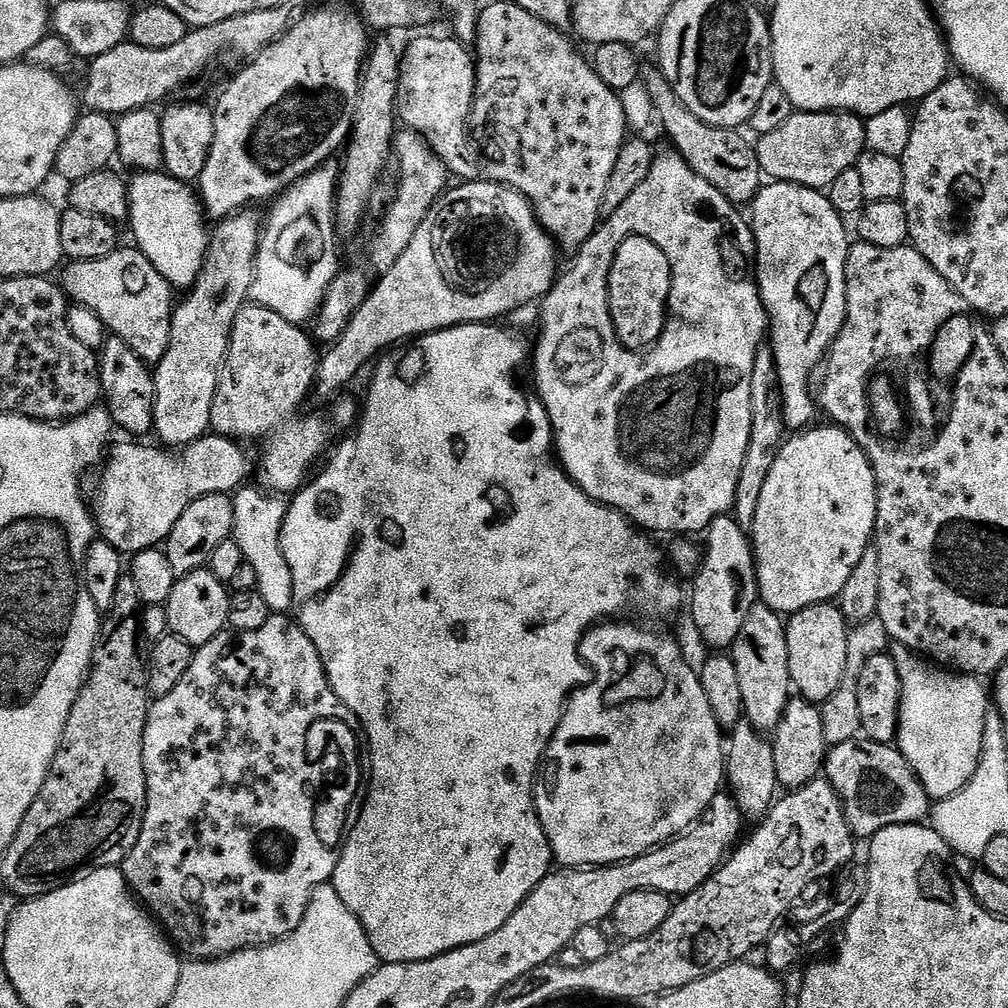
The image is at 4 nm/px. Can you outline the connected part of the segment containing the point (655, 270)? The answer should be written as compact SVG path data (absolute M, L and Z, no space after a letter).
M629 236L620 243L610 260L608 269L608 311L612 314L612 326L616 330L616 338L626 348L647 350L656 343L656 339L664 329L664 317L668 311L668 295L672 289L672 271L670 262L654 242L641 236Z

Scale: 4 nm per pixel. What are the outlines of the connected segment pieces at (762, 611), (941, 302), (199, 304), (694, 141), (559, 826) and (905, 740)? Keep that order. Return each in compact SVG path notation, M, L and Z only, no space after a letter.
M757 602L750 614L746 614L746 622L742 622L742 630L738 630L738 638L732 643L730 655L734 670L738 670L743 719L755 726L760 733L771 733L778 726L794 692L786 650L786 624L781 613L767 608L763 602Z
M856 242L848 250L846 318L836 341L840 348L860 348L864 368L875 373L879 364L923 357L941 326L952 316L968 311L967 302L915 246L883 248Z
M237 211L236 215L221 220L211 229L208 254L204 265L184 301L175 305L172 314L172 329L168 339L166 354L155 365L154 379L156 397L154 398L154 436L168 450L187 448L194 441L202 439L212 426L212 407L214 394L220 381L224 358L228 354L228 339L232 333L232 323L236 313L245 307L252 291L252 269L256 267L256 250L262 235L262 219L256 212Z
M641 67L640 80L660 124L666 135L672 139L671 147L698 174L698 178L706 178L714 190L718 190L734 206L751 205L762 187L760 163L756 157L756 149L747 144L739 135L739 131L731 128L719 128L713 124L702 122L680 101L678 94L672 89L672 83L664 77L659 67Z
M601 622L589 629L588 633L580 640L580 658L587 662L594 669L594 675L588 684L583 688L577 688L571 696L568 697L564 705L564 713L560 719L560 724L556 727L556 733L552 735L552 740L548 747L544 749L542 763L538 769L536 783L534 785L534 799L536 801L536 813L540 819L540 824L544 828L544 833L548 839L548 844L552 847L552 859L557 865L563 866L565 869L570 868L602 868L609 864L623 864L626 860L633 860L642 854L652 851L663 844L667 844L670 840L688 831L693 824L697 823L711 809L712 799L716 797L716 793L721 791L722 785L726 780L726 748L722 743L722 729L720 723L714 718L714 714L710 710L710 702L706 702L706 690L702 690L702 682L695 667L688 665L688 660L684 657L684 652L671 640L668 636L659 636L656 632L647 632L644 628L635 628L632 622Z
M893 643L890 655L898 667L900 682L897 747L910 762L929 799L944 800L960 792L977 772L981 758L982 735L985 733L985 720L990 711L989 693L987 696L985 688L981 685L983 683L977 677L946 669L901 644Z

